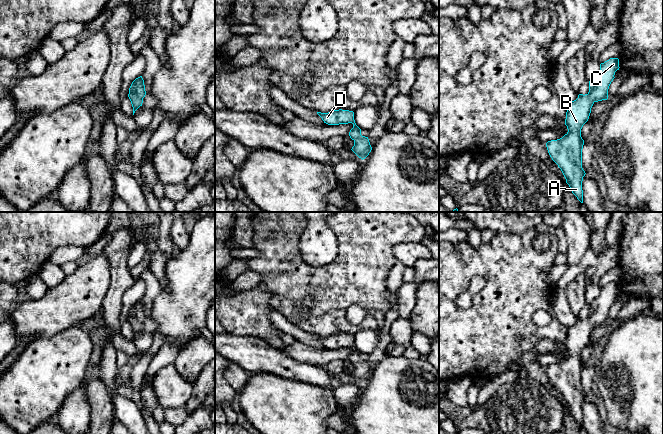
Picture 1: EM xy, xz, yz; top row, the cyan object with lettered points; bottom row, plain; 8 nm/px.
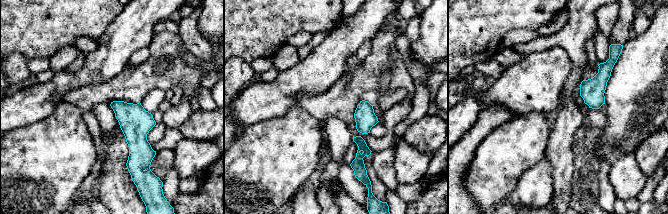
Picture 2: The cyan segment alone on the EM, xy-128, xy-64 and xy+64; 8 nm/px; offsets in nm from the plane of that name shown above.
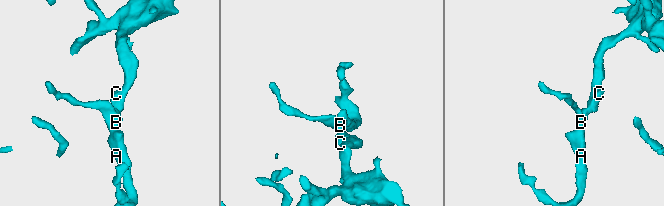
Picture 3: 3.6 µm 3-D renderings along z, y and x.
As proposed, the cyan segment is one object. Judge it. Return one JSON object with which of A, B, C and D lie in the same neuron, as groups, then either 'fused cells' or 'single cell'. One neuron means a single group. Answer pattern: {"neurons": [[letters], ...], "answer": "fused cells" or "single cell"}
{"neurons": [["A", "B", "C", "D"]], "answer": "single cell"}

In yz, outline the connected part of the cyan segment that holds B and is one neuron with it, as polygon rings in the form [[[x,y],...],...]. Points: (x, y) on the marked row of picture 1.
[[[610,58],[600,64],[600,70],[589,81],[589,92],[585,95],[579,94],[576,100],[567,105],[565,125],[567,126],[568,132],[562,138],[551,140],[546,143],[550,157],[561,169],[566,179],[566,183],[581,203],[583,203],[582,181],[586,174],[582,168],[582,149],[584,140],[581,137],[581,129],[589,119],[593,104],[608,99],[609,86],[615,78],[615,72],[619,70],[619,68],[618,58]]]

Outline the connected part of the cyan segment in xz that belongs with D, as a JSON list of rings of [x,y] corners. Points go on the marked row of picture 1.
[[[339,109],[328,113],[317,112],[317,114],[328,125],[352,123],[353,128],[350,130],[349,136],[354,141],[354,146],[351,150],[362,160],[369,155],[372,147],[368,137],[361,135],[361,129],[355,123],[353,111]]]

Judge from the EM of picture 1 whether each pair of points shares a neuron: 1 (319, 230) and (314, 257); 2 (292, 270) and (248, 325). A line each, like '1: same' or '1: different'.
1: same
2: different

